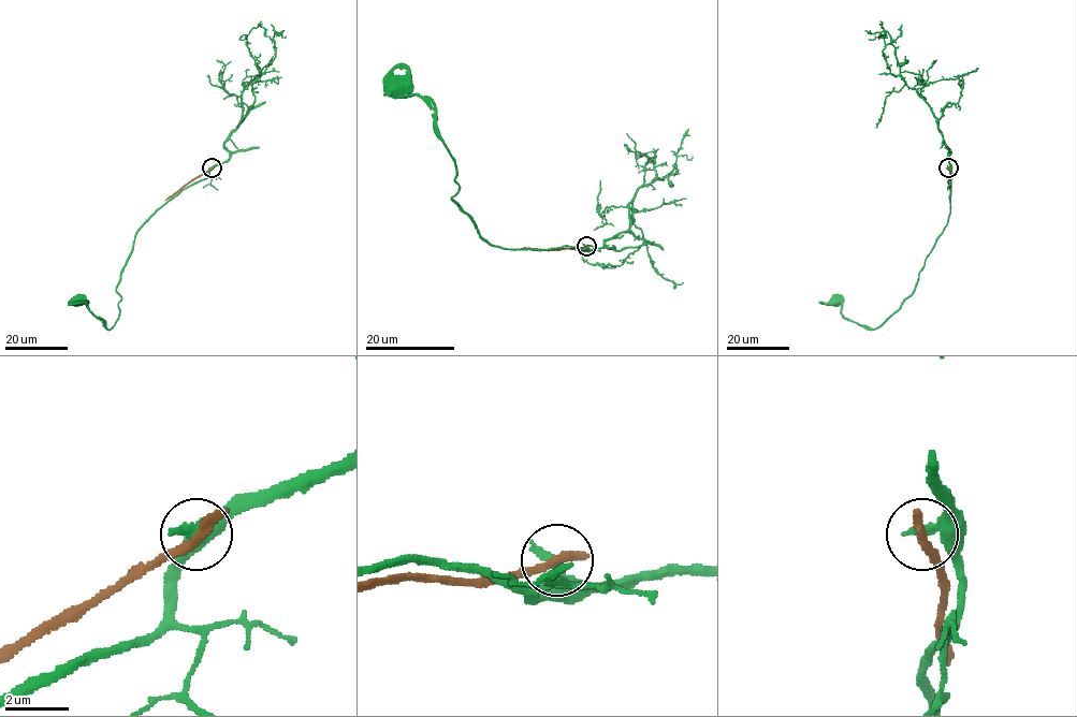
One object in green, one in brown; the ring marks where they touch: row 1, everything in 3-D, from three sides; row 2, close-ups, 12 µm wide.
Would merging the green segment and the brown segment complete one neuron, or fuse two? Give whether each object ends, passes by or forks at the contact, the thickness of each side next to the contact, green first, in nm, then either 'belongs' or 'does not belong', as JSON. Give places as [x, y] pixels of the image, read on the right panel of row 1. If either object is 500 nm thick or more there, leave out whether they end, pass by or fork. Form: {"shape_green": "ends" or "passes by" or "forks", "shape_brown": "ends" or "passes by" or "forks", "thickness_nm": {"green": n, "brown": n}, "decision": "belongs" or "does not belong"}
{"shape_green": "ends", "shape_brown": "ends", "thickness_nm": {"green": 440, "brown": 360}, "decision": "does not belong"}

